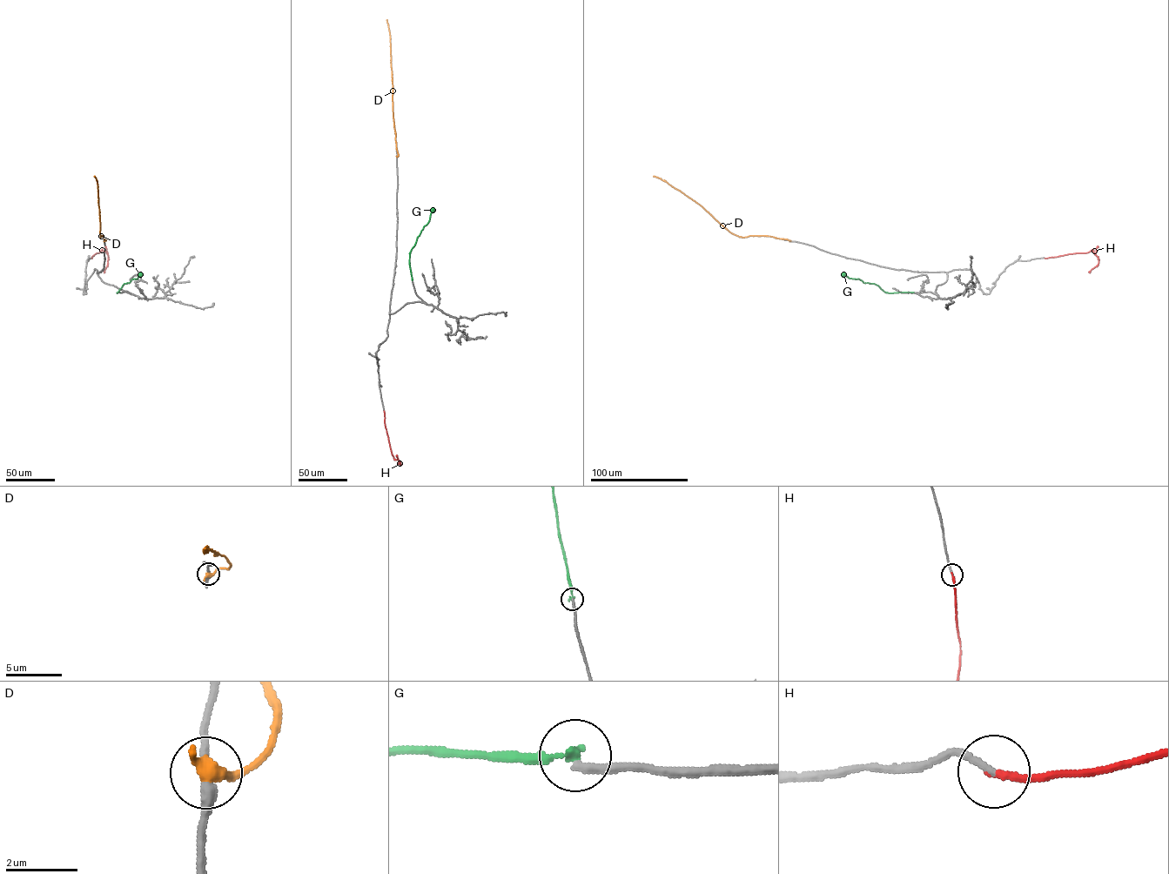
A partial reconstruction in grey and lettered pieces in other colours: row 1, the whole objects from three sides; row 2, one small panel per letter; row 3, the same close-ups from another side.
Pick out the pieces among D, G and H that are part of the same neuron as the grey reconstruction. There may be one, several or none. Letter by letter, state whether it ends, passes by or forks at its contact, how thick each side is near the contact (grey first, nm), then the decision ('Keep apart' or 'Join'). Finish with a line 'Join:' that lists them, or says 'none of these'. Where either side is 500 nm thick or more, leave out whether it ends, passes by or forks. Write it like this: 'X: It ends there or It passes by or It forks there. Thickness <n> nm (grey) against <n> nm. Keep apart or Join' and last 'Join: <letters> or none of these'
D: It ends there. Thickness 320 nm (grey) against 460 nm. Keep apart
G: It ends there. Thickness 240 nm (grey) against 240 nm. Keep apart
H: It ends there. Thickness 170 nm (grey) against 200 nm. Join
Join: H

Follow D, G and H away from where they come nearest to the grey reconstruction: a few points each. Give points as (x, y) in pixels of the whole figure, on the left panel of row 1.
D: (104, 241), (103, 236), (100, 237), (97, 181), (94, 176)
G: (119, 292), (117, 293), (124, 284), (137, 279), (141, 273)
H: (91, 258), (102, 250), (105, 252), (108, 261), (104, 272)

